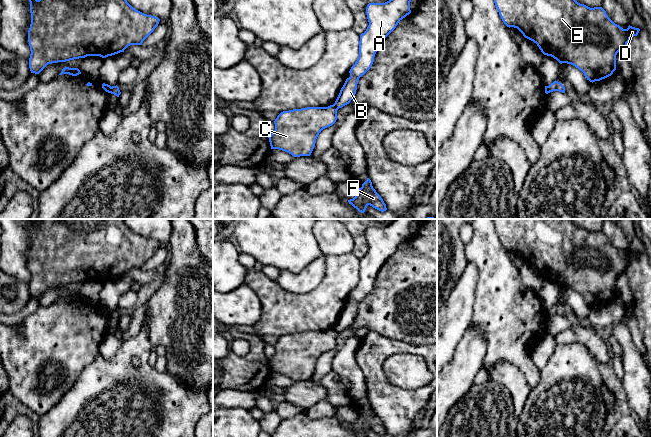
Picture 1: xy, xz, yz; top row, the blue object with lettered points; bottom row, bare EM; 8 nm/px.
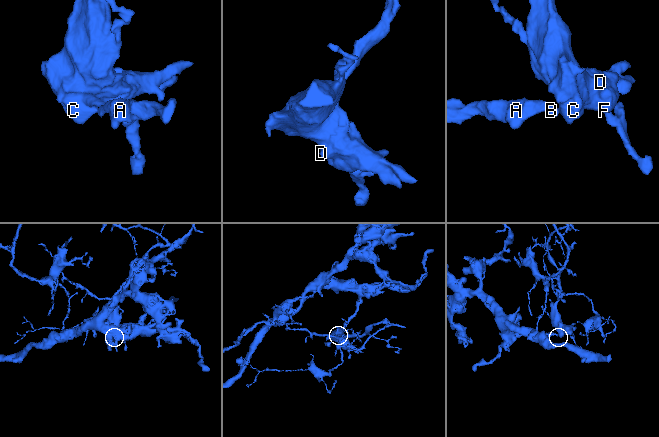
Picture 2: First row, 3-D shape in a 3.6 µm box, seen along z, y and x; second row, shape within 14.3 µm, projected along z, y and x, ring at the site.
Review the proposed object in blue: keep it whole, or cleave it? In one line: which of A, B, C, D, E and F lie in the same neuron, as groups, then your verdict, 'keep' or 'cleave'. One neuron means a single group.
A B / C D E F | cleave

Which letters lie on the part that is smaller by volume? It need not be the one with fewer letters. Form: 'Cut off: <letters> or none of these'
Cut off: C, D, E, F

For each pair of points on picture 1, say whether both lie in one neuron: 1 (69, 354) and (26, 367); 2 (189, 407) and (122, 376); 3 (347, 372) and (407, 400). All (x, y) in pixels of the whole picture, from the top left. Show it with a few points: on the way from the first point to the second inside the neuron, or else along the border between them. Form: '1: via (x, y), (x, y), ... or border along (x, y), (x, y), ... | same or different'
1: via (58, 354), (47, 354), (37, 364) | same
2: via (172, 396), (161, 386), (144, 385), (139, 381) | same
3: border along (355, 358), (364, 376), (366, 398), (368, 401) | different

